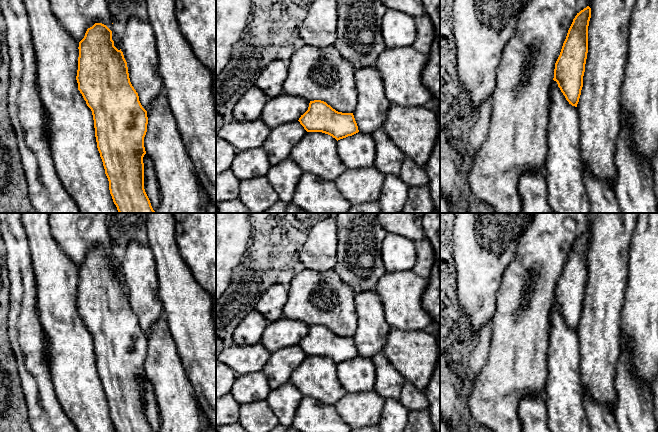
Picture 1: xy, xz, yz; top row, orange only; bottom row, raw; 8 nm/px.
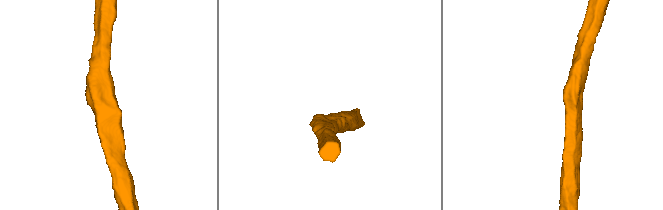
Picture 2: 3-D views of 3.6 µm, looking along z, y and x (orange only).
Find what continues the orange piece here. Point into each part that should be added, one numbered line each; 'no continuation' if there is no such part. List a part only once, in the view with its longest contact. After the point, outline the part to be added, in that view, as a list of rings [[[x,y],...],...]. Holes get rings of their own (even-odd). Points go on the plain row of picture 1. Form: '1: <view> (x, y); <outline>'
no continuation

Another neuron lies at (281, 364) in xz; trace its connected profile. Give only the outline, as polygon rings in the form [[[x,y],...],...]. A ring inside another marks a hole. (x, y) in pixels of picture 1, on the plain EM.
[[[299,345],[272,352],[269,360],[262,368],[270,388],[274,389],[288,383],[293,371],[306,356]]]

